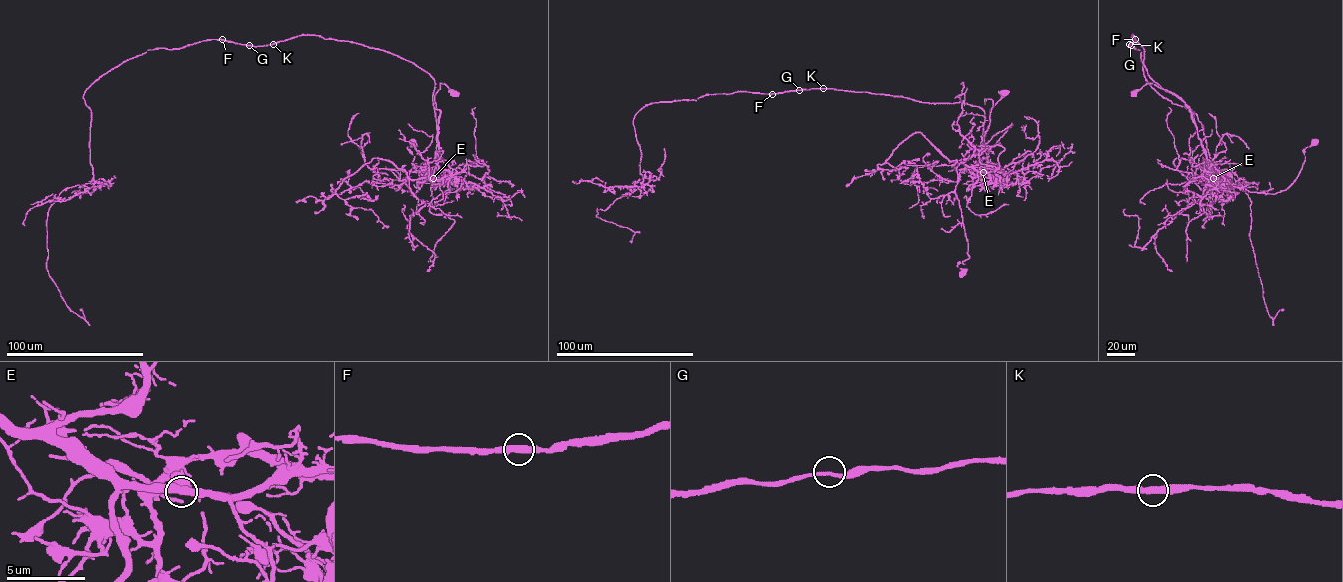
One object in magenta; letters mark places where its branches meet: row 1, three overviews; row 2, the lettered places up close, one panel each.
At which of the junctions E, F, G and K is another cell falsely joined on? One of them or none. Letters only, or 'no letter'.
E

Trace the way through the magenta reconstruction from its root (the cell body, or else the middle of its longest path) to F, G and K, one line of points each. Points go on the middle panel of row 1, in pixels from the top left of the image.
F: (1005, 93), (990, 110), (985, 148), (982, 139), (985, 112), (965, 103), (929, 103), (832, 88), (772, 93)
G: (1005, 93), (990, 110), (985, 148), (985, 113), (977, 106), (832, 88), (799, 90)
K: (1005, 93), (990, 110), (985, 148), (982, 139), (985, 113), (977, 106), (823, 89)

